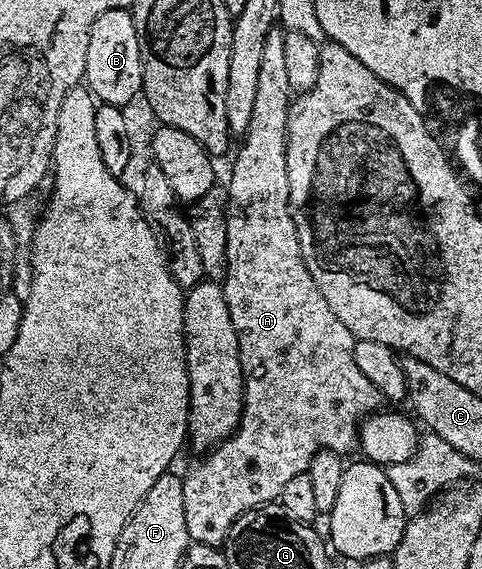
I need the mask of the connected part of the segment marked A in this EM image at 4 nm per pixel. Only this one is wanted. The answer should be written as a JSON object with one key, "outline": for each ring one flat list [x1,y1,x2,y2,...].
{"outline":[[276,26,268,34,268,39,264,42,264,55,260,61,260,75,258,79,258,85,256,86,256,103,252,109,252,120,248,122,248,130,245,136,241,137,240,143,242,144,238,148,238,157,234,160,234,169,230,172,230,184,228,183,228,207,226,210,226,229,228,230,228,254,226,255,226,275,221,281,222,289,224,290,224,298,228,302,228,314,232,314,232,326,236,326,236,334,238,335,238,349,240,350,240,362,242,363,242,417,238,423,237,428,234,429,231,436,227,440,222,441,221,444,217,445,213,450,207,451,206,456,203,460,198,460,194,465,191,466,187,472,184,472,182,476,182,485,184,486,184,522,188,525,188,534,190,535,191,541,195,544,213,544,215,546,221,546,226,542,226,535,228,530,232,526,232,522,236,522,236,518,240,518,240,514,244,514,249,508,261,508,269,505,271,502,277,501,278,495,284,490,284,485,292,478,296,478,296,474,307,471,310,466,312,458,317,454,321,448,327,448,332,452,339,454,347,454,346,452,355,451,358,448,358,429,363,420,372,412,379,411,380,405,383,403,383,396,378,393,376,386,372,386,372,382,368,382,368,378,364,378,364,373,360,371,360,366,356,366,356,358,354,357,354,342,355,336,353,336,348,330,348,326,344,326,344,322,340,322,340,318,336,318,336,314,332,310,332,306,328,306,328,302,324,298,324,294,320,294,320,290,316,286,316,282,312,278,312,274,308,270,308,266,304,262,302,257,302,243,298,241,298,231,294,225,294,213,290,207,290,191,288,190,288,166,286,165,286,127,288,126,288,110,290,109,290,102,292,99,292,89,288,82,288,66,284,59,284,38,286,32,281,27]]}

